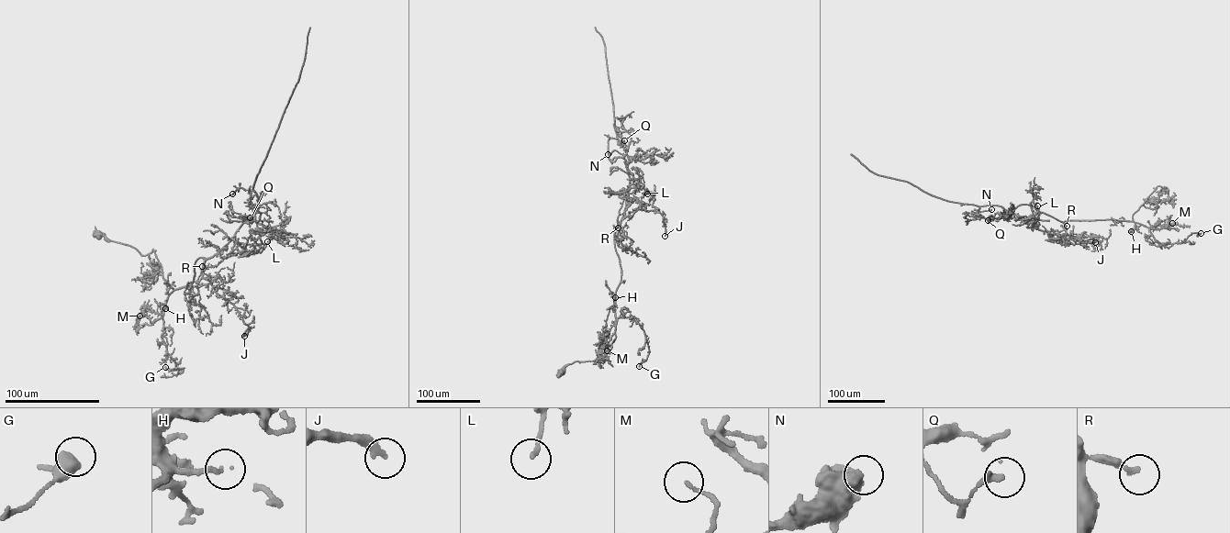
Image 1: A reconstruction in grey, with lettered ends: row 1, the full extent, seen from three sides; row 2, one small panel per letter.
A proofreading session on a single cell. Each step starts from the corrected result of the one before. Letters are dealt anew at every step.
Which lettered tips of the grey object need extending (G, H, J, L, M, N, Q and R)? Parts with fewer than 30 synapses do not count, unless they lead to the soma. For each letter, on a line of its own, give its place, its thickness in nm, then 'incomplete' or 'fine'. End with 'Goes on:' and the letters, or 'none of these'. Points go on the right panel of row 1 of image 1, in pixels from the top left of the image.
G: at (1201, 233); 440 nm thick; fine
H: at (1131, 231); 160 nm thick; fine
J: at (1095, 242); 260 nm thick; fine
L: at (1037, 205); 150 nm thick; fine
M: at (1172, 223); 110 nm thick; fine
N: at (991, 209); 460 nm thick; fine
Q: at (988, 220); 240 nm thick; fine
R: at (1067, 226); 200 nm thick; fine
Goes on: none of these

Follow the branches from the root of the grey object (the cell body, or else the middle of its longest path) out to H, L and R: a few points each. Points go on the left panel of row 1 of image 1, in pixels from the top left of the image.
H: (98, 235), (129, 245), (141, 255), (153, 249), (166, 282), (168, 294), (165, 308)
L: (98, 235), (141, 255), (153, 249), (169, 294), (234, 236), (251, 244), (268, 229), (267, 241)
R: (98, 235), (129, 245), (141, 255), (153, 249), (169, 294), (192, 282), (200, 257), (205, 259), (202, 266)

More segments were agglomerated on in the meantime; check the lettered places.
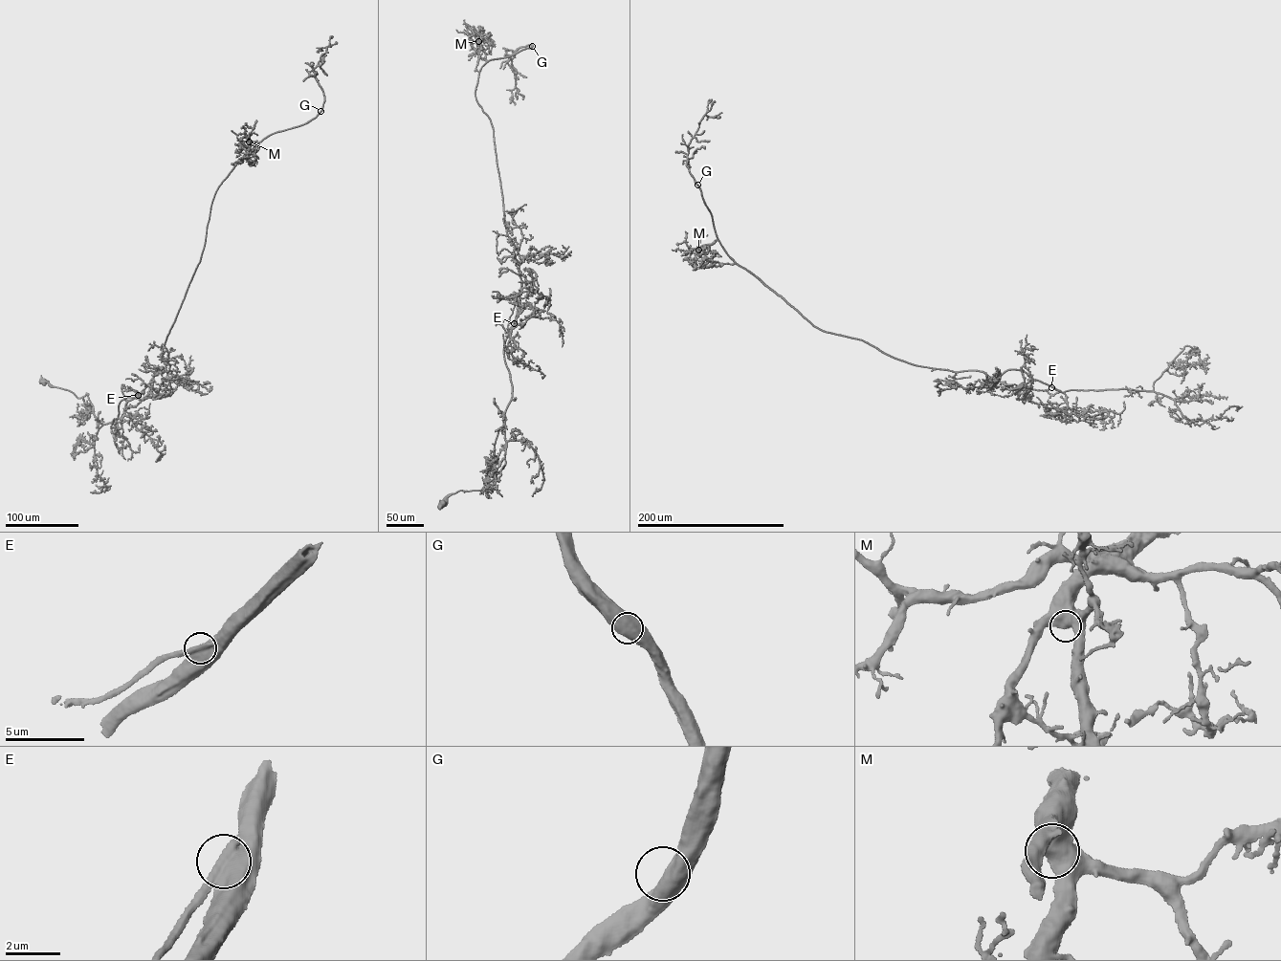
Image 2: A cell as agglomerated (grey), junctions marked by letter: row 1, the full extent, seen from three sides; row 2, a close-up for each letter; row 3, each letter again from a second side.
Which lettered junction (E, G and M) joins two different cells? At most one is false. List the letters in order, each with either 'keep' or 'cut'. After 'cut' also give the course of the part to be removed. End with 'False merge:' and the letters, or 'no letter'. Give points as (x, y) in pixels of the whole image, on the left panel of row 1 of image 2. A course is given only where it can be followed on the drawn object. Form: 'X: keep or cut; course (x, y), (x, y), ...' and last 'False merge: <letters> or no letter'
E: keep
G: keep
M: keep
False merge: no letter

